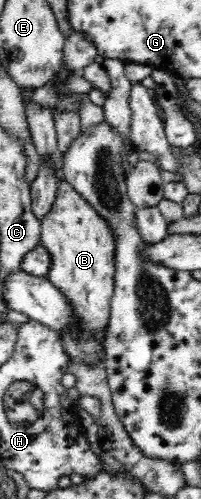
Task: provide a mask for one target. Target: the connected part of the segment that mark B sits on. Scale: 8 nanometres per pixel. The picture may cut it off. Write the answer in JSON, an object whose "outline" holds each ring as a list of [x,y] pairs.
{"outline":[[[66,178],[59,181],[52,208],[41,221],[42,245],[52,255],[48,280],[55,284],[78,311],[85,328],[100,330],[109,324],[115,291],[116,239],[110,223],[72,188]]]}

